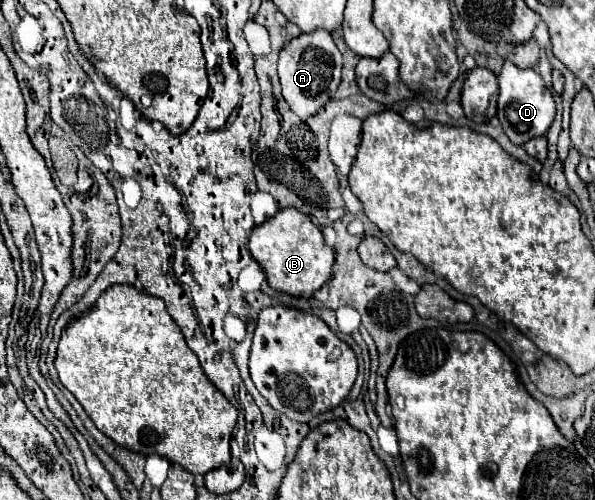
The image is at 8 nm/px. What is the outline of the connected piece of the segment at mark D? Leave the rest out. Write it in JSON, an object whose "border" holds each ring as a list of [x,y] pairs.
{"border":[[[504,61],[502,71],[498,75],[498,87],[498,119],[510,141],[516,145],[524,145],[532,137],[544,135],[546,129],[552,125],[556,113],[554,97],[546,89],[544,79],[534,69],[518,69],[512,61]]]}

